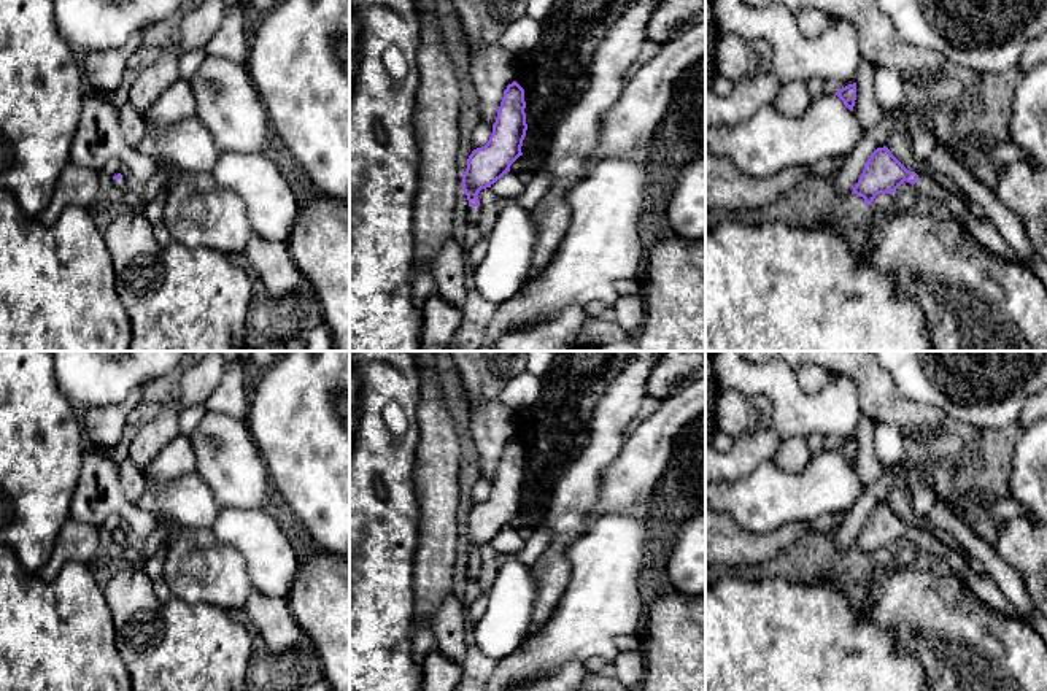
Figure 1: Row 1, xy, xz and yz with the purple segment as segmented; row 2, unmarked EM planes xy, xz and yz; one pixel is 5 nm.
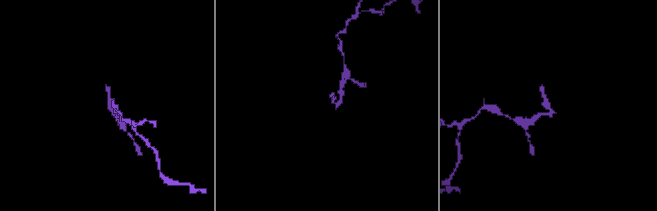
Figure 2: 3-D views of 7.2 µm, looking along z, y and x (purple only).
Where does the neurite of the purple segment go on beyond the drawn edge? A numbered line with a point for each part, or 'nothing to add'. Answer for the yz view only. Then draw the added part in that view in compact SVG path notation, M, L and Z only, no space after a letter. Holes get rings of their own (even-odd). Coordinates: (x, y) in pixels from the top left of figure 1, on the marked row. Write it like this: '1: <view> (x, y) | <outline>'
1: yz (982, 231) | M918 176L914 187L928 199L944 202L952 218L958 219L985 249L1006 261L1026 267L1047 289L1047 262L1041 256L1036 254L1030 264L1023 262L990 221L977 219L960 199L947 194L936 181Z

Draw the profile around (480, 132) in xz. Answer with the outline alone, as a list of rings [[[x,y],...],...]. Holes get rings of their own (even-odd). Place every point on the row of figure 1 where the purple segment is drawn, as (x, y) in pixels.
[[[473,121],[469,125],[469,133],[473,143],[473,149],[477,149],[489,141],[489,137],[493,133],[493,125],[481,121]]]

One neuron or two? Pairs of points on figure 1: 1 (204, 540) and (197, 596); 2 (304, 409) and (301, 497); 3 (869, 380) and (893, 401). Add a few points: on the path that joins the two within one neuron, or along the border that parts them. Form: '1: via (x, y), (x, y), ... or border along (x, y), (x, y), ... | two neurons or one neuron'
1: via (213, 555), (212, 582) | one neuron
2: via (304, 431), (304, 475) | one neuron
3: via (876, 386), (887, 397) | one neuron

